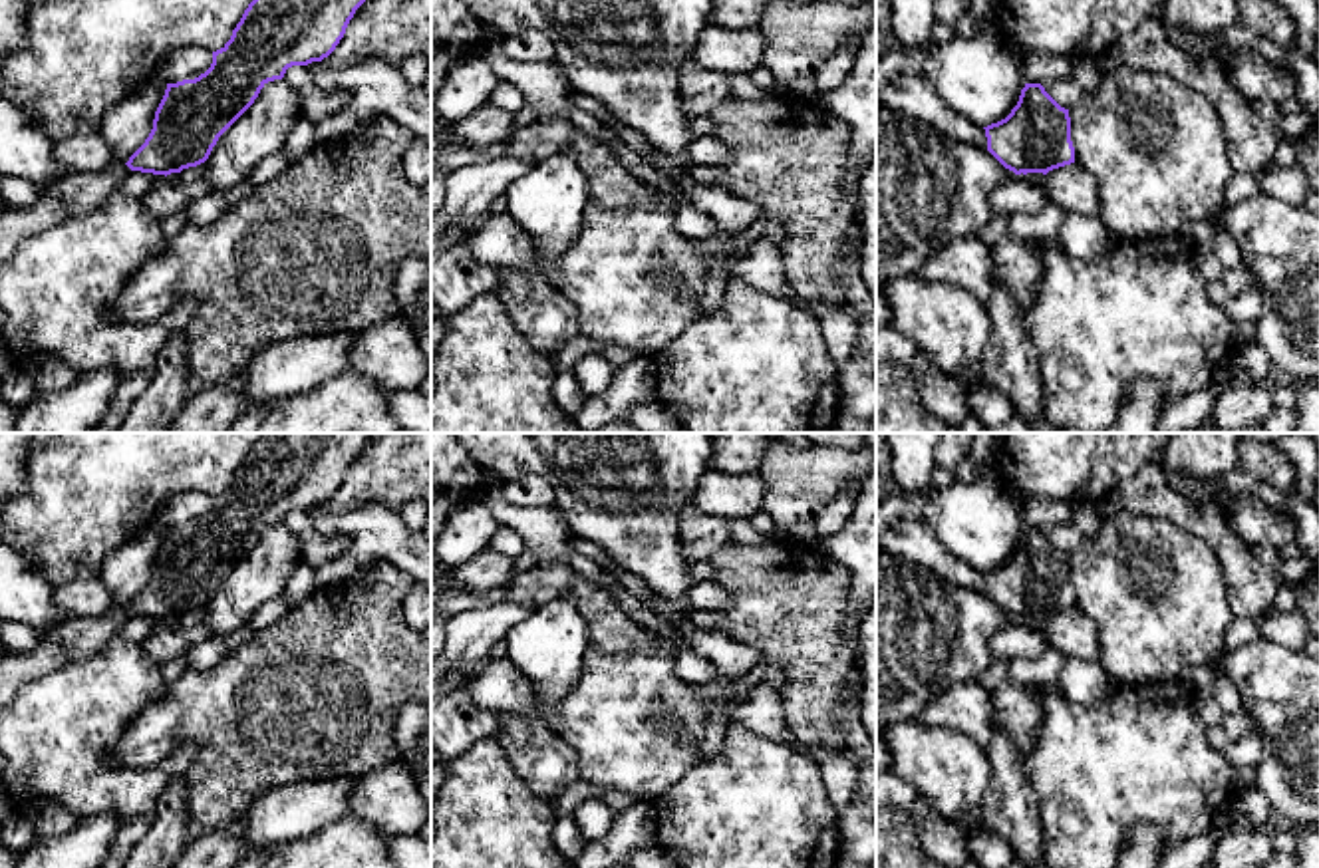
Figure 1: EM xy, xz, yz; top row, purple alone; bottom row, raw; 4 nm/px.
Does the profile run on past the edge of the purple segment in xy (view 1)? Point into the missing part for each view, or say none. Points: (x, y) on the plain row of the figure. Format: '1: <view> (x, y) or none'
1: none

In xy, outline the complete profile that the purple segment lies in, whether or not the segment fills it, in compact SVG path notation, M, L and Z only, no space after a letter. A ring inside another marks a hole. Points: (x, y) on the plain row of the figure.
M266 433L260 437L244 455L230 485L220 495L213 497L213 508L205 518L195 524L167 528L149 582L125 610L131 616L167 622L205 608L219 582L254 548L268 526L282 524L292 510L322 506L336 495L350 465L371 435L373 433Z

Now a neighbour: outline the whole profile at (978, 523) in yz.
M985 481L934 487L912 506L955 558L979 572L1005 564L1027 528L1009 495Z

